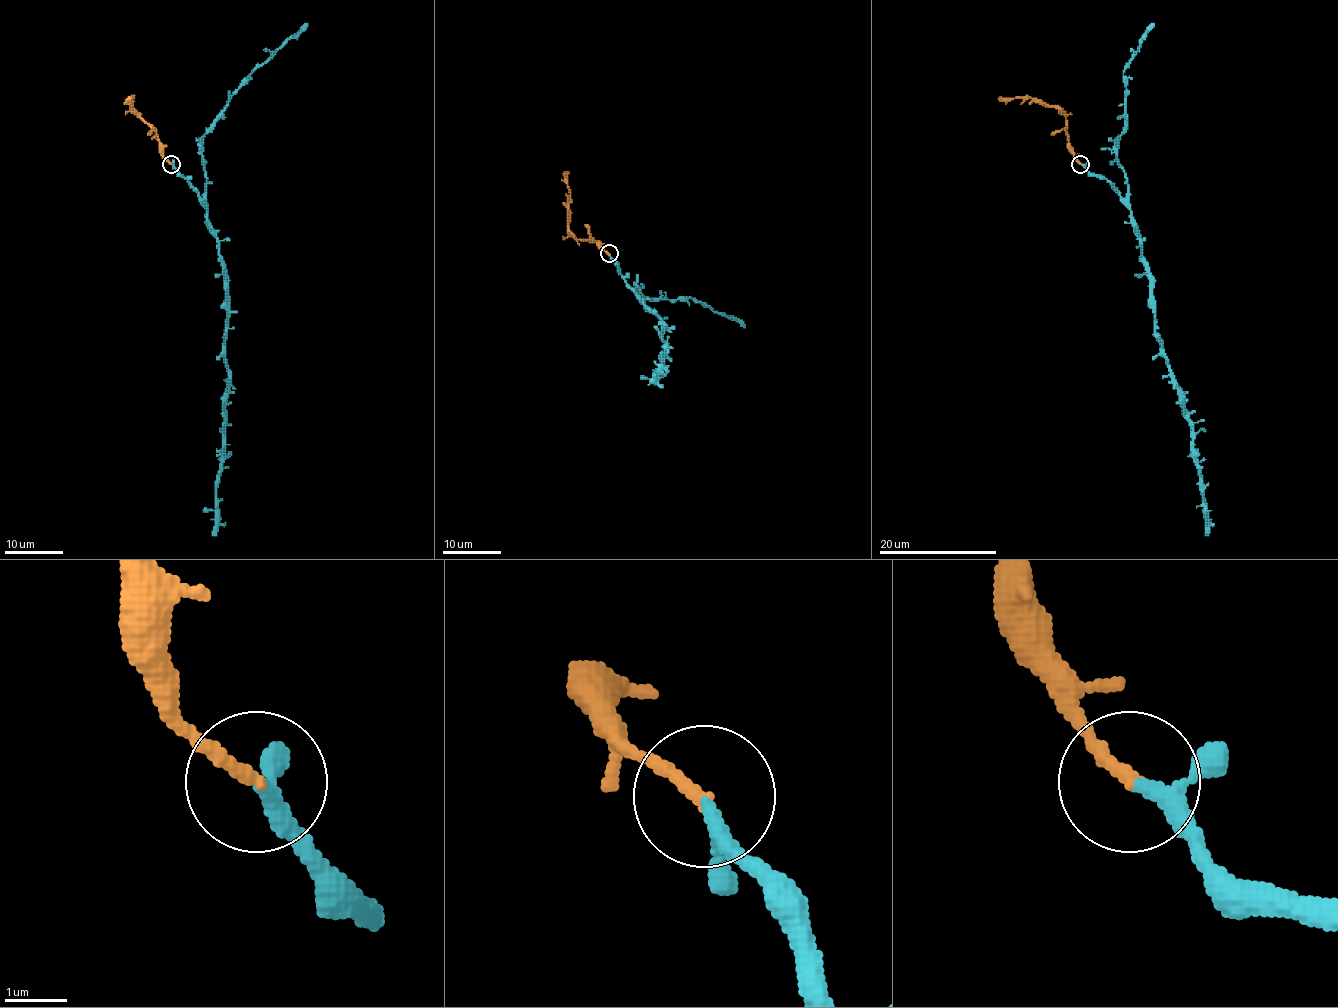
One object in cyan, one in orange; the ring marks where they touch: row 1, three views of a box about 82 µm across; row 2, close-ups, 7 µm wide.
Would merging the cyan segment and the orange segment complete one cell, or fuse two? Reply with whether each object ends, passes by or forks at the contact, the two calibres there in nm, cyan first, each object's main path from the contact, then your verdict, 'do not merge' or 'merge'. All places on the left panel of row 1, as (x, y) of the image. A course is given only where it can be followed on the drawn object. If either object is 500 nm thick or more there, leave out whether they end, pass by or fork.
cyan passes by; orange ends; calibres 180 and 220 nm; course cyan (171, 164), (207, 211), (225, 277), (228, 383), (224, 457), (212, 535); course orange (171, 164), (163, 157), (158, 135), (131, 108), (133, 98), (127, 99); merge

